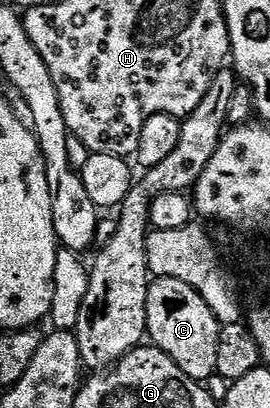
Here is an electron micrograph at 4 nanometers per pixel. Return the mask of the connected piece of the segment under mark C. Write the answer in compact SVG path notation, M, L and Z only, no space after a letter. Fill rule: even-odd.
M155 278L148 288L146 337L165 352L195 382L210 383L216 377L219 317L189 284L172 278Z

